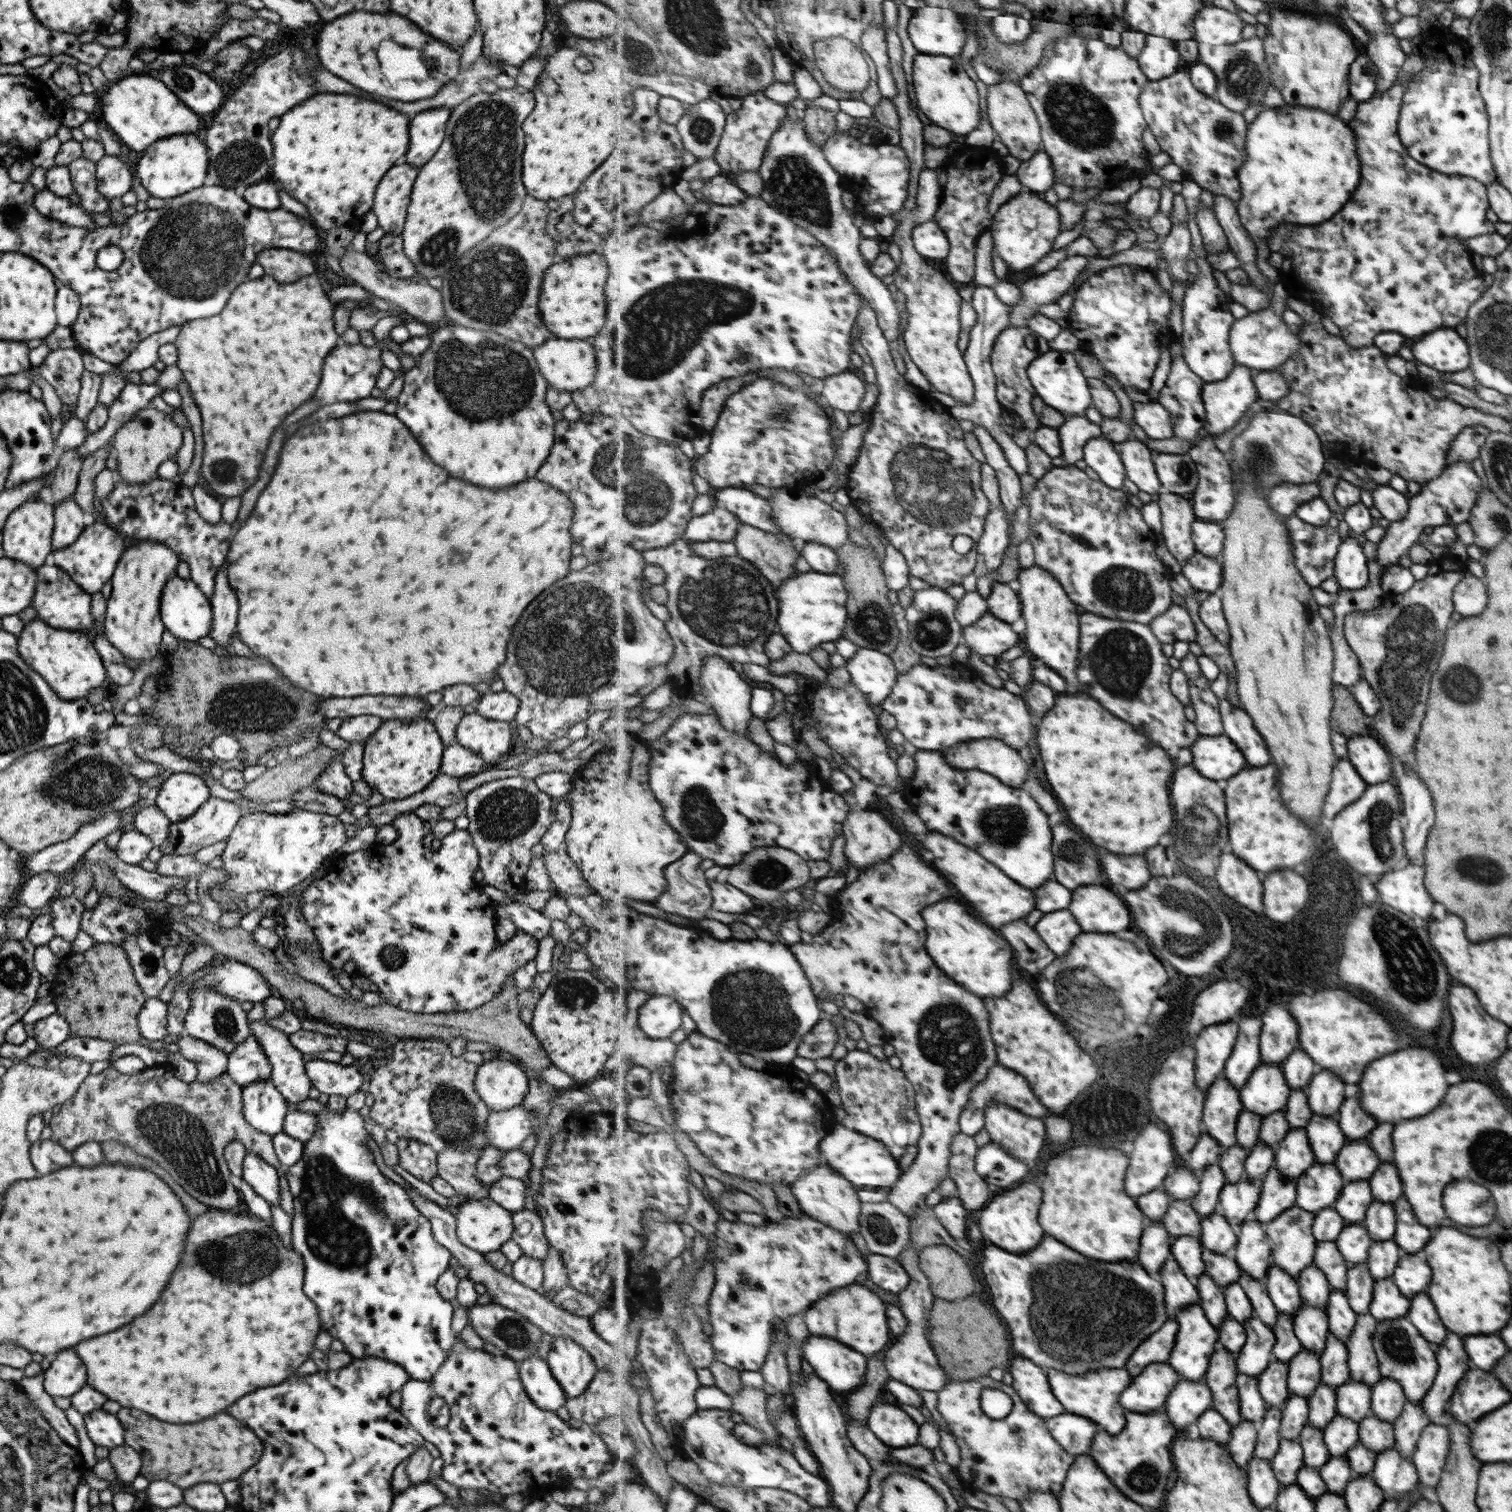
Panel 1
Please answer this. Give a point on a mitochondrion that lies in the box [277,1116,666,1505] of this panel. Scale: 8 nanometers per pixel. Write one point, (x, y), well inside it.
(330, 1251)

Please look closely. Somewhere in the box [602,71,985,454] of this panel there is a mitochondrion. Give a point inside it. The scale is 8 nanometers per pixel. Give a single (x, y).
(652, 344)

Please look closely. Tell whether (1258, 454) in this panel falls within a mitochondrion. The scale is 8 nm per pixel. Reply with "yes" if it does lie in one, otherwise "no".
yes

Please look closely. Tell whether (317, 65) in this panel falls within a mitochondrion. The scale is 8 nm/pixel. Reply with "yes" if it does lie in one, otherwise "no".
no

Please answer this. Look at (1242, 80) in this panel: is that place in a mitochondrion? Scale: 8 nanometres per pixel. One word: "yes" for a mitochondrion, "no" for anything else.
yes

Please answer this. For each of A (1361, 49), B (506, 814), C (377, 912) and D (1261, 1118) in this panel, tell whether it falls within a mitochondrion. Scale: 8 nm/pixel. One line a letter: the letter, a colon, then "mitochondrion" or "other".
A: other
B: mitochondrion
C: other
D: other

